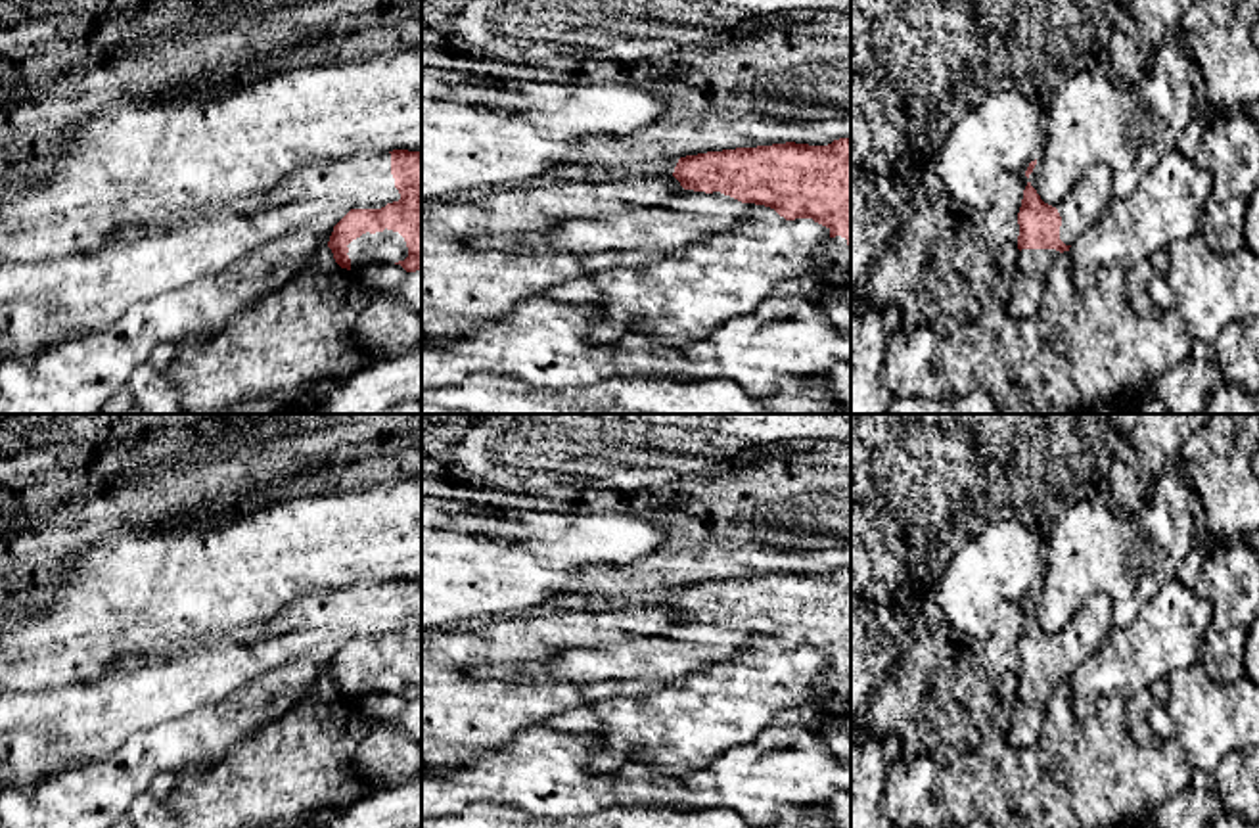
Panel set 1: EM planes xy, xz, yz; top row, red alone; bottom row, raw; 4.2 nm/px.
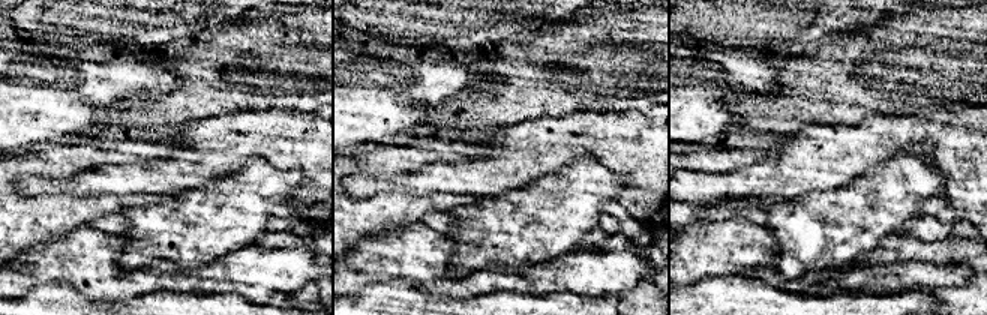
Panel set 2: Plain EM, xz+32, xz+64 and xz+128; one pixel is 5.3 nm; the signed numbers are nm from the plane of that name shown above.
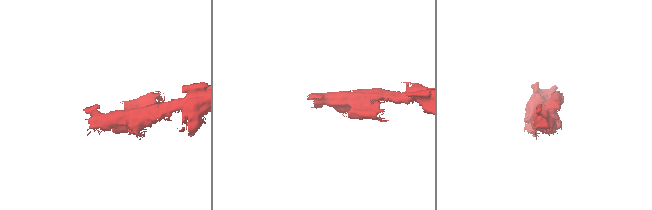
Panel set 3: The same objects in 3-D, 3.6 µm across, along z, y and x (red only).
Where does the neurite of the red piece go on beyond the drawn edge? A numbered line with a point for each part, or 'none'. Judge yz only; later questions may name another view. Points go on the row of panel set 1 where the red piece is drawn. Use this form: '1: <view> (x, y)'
1: yz (1091, 196)

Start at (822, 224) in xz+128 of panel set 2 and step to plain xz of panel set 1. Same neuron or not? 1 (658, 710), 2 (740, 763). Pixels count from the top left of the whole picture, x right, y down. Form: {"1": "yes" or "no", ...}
{"1": "yes", "2": "no"}

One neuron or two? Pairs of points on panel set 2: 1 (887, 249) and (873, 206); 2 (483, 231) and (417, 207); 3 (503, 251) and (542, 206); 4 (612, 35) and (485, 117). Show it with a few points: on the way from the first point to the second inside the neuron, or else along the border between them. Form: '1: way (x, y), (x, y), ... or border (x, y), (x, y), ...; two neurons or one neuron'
1: border (908, 233), (885, 236), (870, 251), (855, 258); two neurons
2: border (482, 197), (471, 204), (458, 204), (449, 212); two neurons
3: way (510, 240), (534, 216); one neuron
4: way (581, 60), (554, 60), (516, 96); one neuron

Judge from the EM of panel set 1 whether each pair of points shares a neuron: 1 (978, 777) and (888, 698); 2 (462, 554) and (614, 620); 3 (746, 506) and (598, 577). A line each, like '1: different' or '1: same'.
1: same
2: different
3: same

